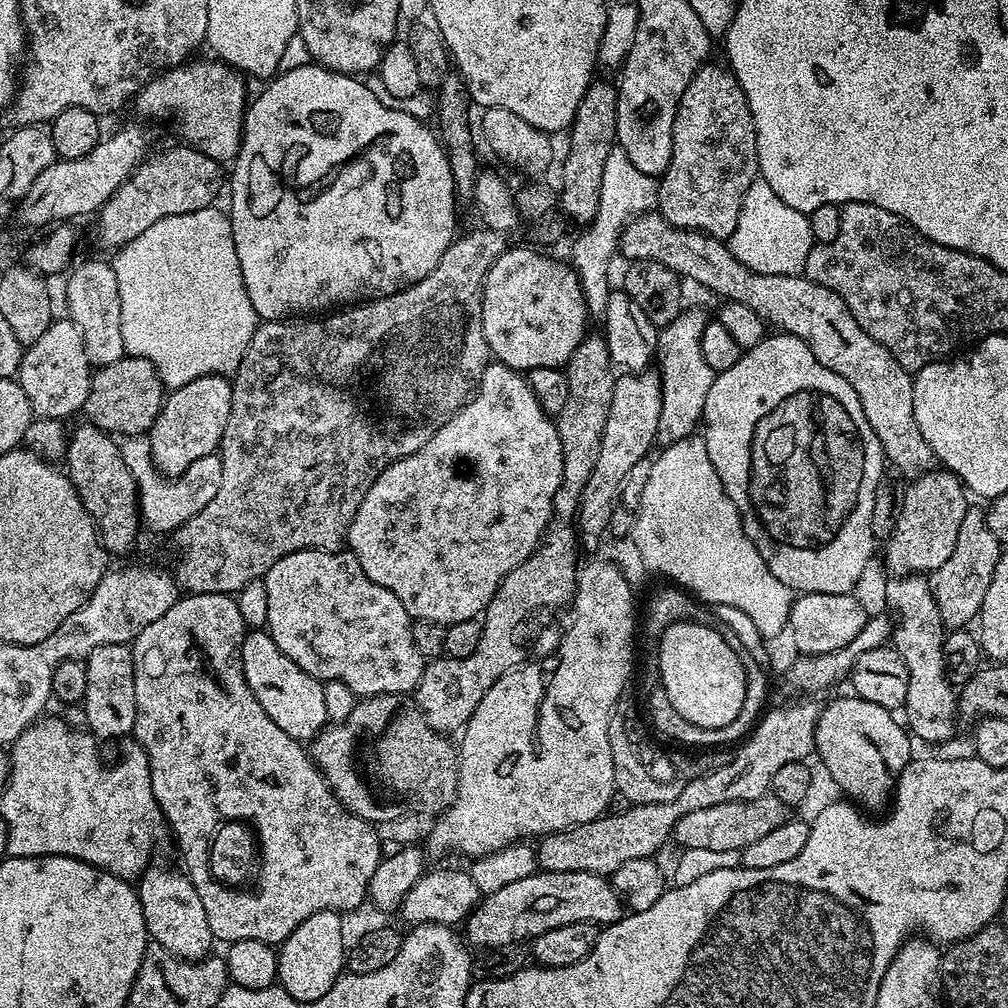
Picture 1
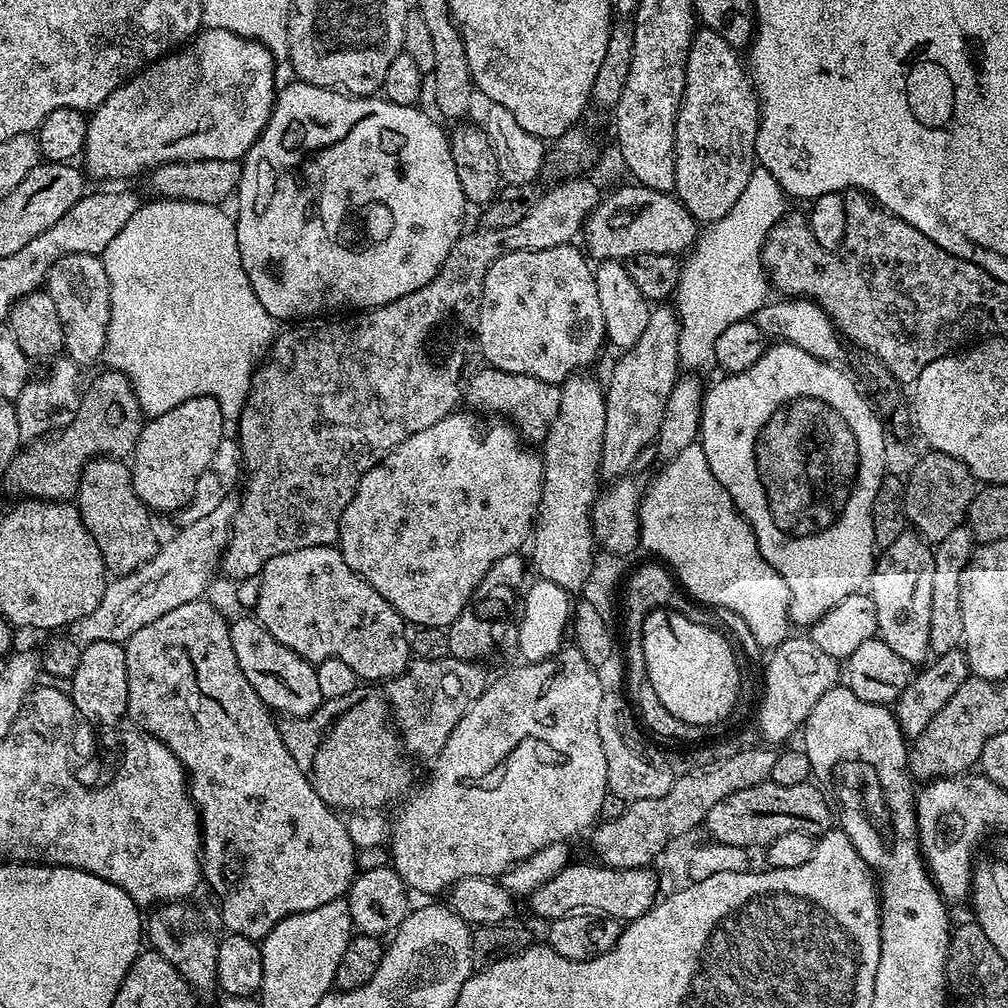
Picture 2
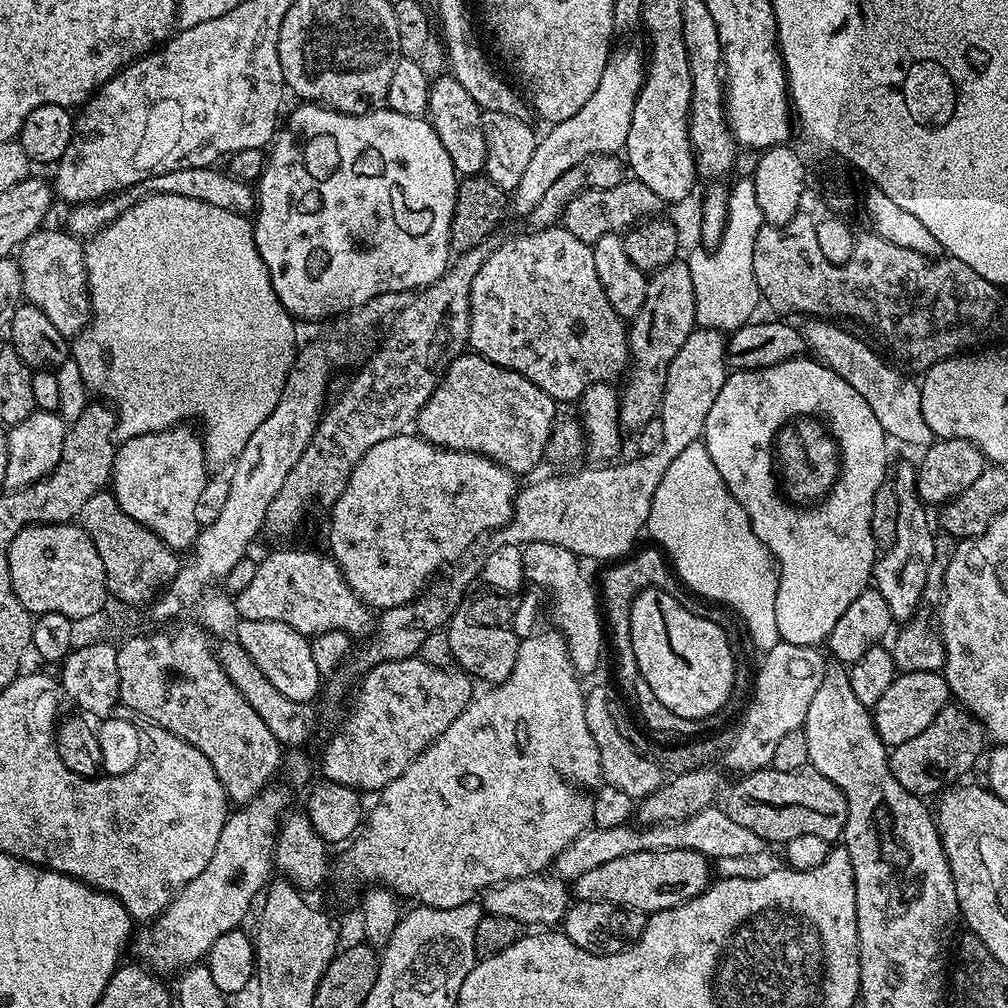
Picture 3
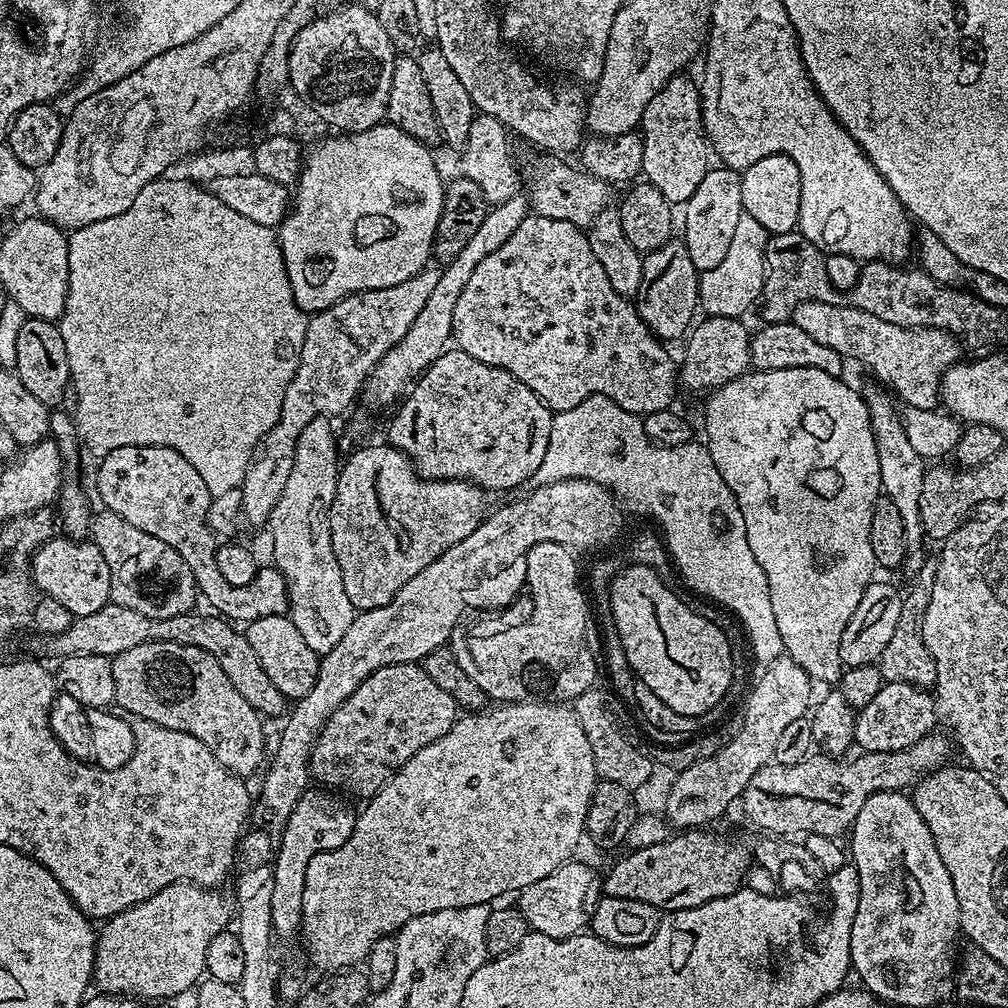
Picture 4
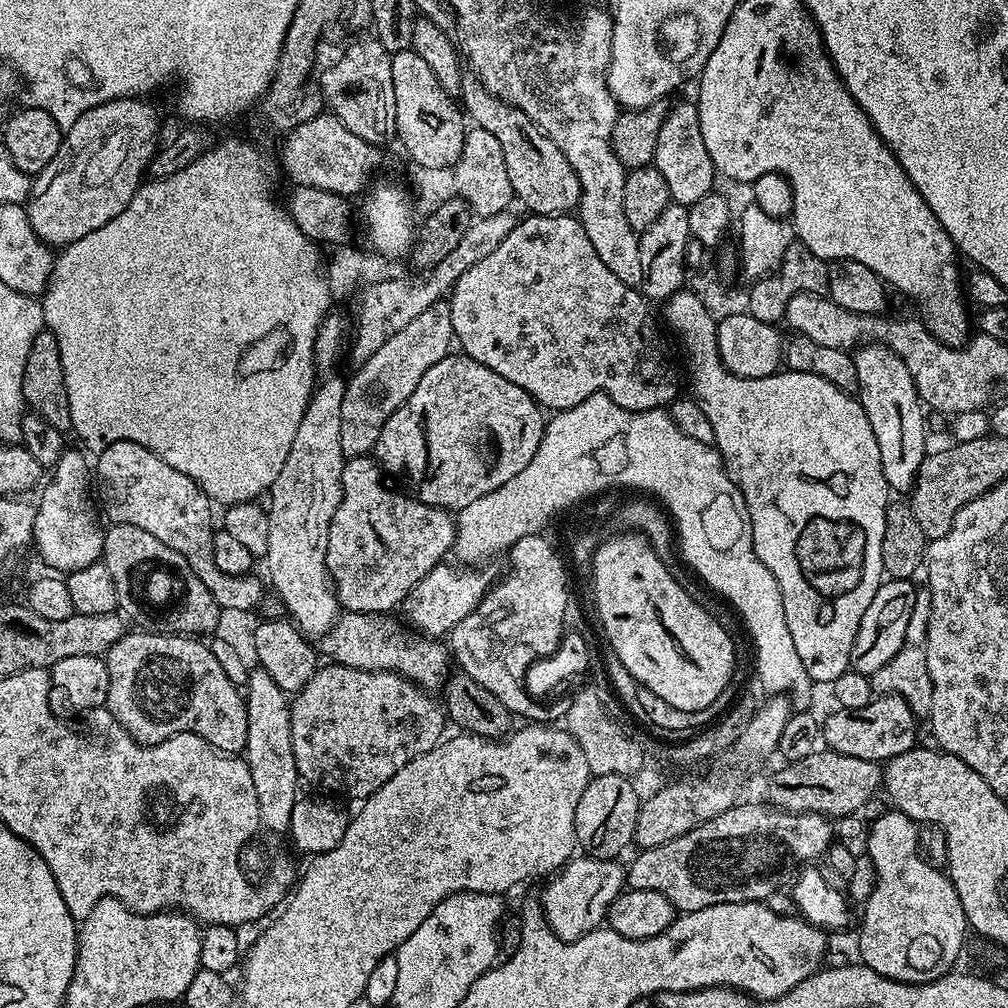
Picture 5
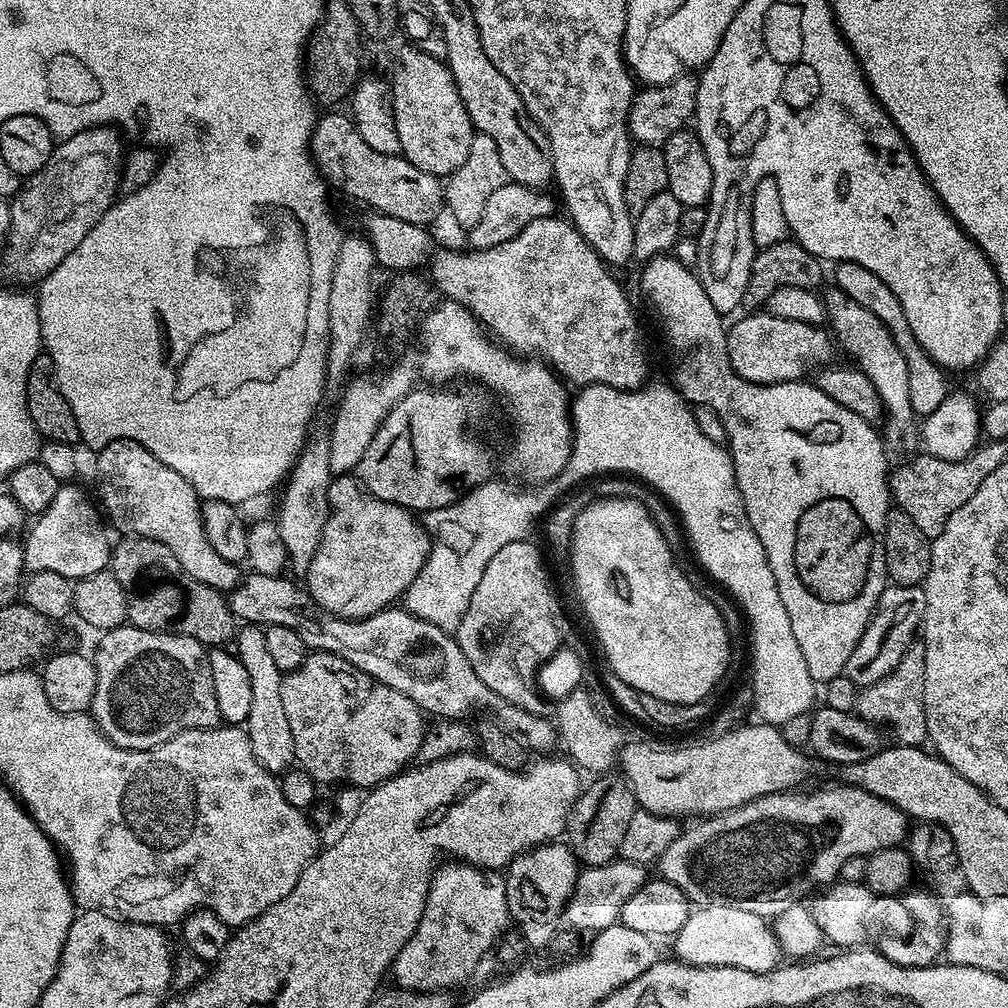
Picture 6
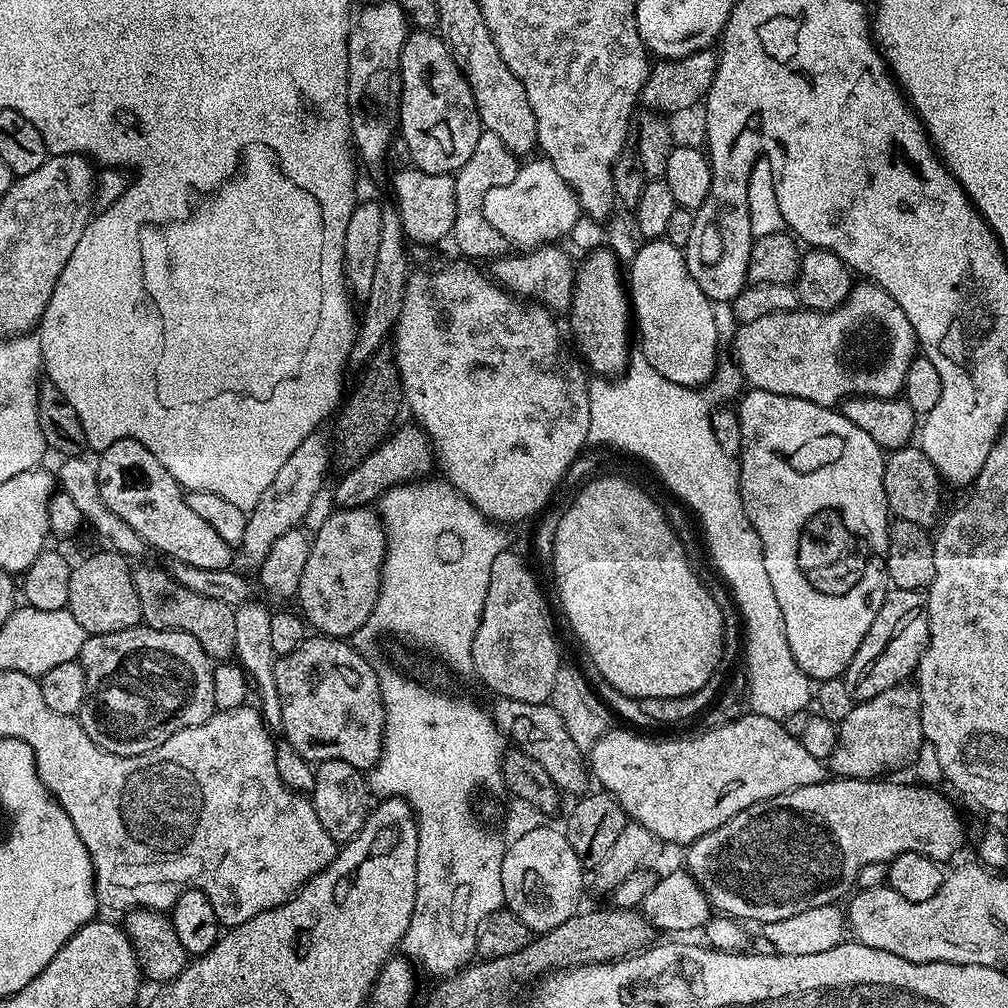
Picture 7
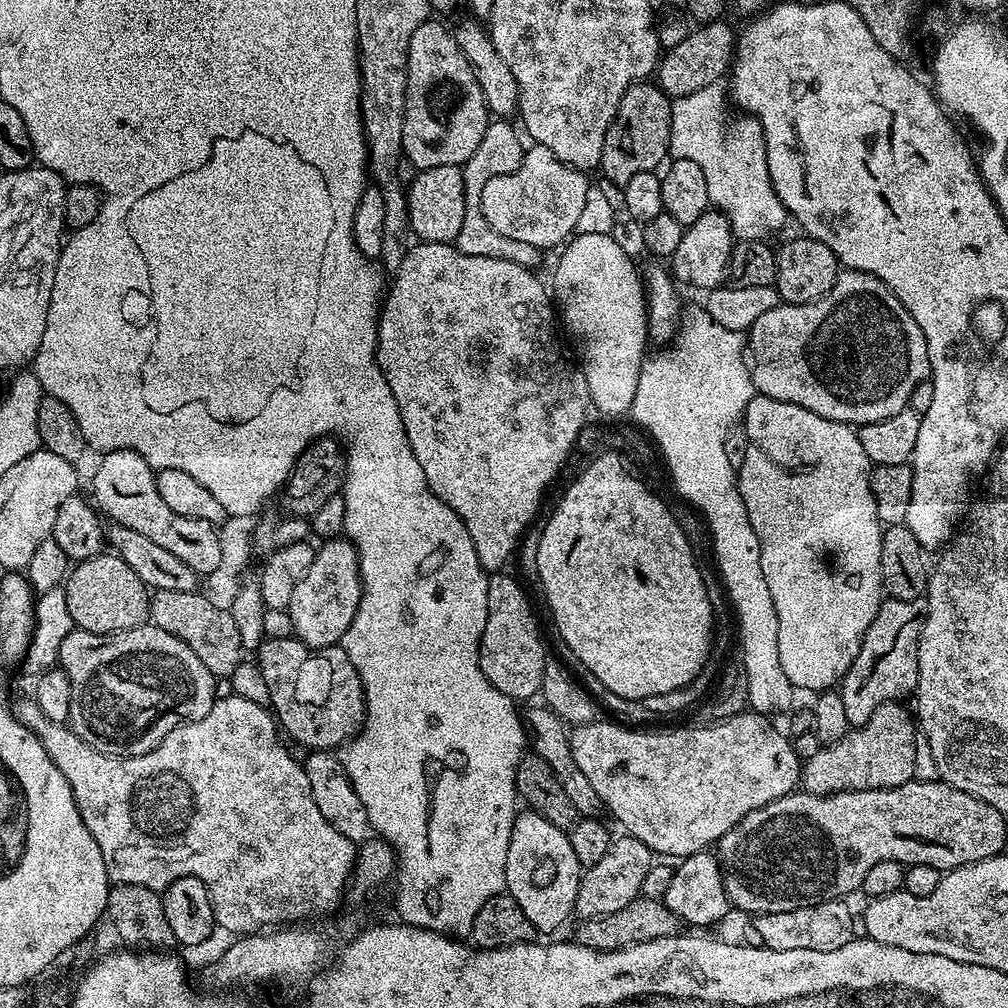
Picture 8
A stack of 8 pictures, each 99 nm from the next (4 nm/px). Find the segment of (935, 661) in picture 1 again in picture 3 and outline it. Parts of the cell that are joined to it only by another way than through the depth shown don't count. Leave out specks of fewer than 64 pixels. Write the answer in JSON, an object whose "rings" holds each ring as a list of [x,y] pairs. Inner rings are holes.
{"rings":[[[908,464],[897,468],[895,465],[890,483],[898,498],[898,534],[894,534],[894,542],[876,561],[874,587],[886,598],[893,621],[907,622],[921,611],[926,574],[930,574],[930,562],[934,562],[936,536],[933,521],[932,524],[928,521],[929,509],[916,493],[916,468]]]}

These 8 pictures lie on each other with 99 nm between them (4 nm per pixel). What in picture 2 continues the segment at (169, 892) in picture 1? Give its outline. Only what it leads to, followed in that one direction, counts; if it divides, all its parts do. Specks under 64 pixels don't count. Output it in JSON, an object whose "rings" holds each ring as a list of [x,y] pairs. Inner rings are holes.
{"rings":[[[165,902],[155,905],[147,913],[146,916],[146,940],[158,954],[162,954],[162,958],[166,958],[166,962],[170,962],[170,966],[174,966],[178,970],[178,974],[182,974],[182,978],[186,978],[186,982],[192,987],[193,993],[200,992],[216,992],[218,985],[216,983],[216,975],[218,974],[218,940],[212,937],[210,933],[204,929],[204,924],[200,921],[200,916],[191,908],[188,902]]]}

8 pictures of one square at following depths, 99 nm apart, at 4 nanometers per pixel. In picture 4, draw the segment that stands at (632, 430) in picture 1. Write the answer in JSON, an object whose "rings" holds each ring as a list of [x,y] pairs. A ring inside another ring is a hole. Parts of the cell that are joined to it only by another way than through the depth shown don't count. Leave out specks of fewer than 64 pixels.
{"rings":[[[673,238],[668,240],[658,250],[647,253],[644,256],[644,265],[642,266],[642,286],[638,293],[638,299],[635,301],[636,309],[640,312],[642,322],[655,334],[657,340],[669,342],[685,335],[693,327],[697,319],[696,308],[701,307],[700,303],[700,272],[696,268],[697,257],[692,255],[683,239]]]}

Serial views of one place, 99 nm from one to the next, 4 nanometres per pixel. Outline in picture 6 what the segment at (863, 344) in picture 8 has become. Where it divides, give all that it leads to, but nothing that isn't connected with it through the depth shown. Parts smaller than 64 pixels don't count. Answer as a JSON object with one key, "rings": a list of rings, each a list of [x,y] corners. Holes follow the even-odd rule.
{"rings":[[[756,310],[744,315],[748,316],[727,329],[728,353],[736,373],[750,382],[781,384],[804,380],[807,372],[815,373],[833,359],[834,340],[827,331],[823,332],[823,327],[806,322],[790,322],[786,318],[772,316],[767,310]]]}

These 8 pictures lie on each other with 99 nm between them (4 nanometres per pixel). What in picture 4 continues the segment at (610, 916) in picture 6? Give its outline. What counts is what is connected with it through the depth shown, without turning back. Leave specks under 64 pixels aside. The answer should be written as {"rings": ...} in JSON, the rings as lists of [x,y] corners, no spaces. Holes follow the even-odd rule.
{"rings":[[[569,862],[558,866],[554,874],[546,874],[534,886],[526,886],[518,893],[518,907],[526,918],[529,929],[541,932],[550,938],[565,940],[581,935],[589,927],[596,903],[602,895],[602,876],[588,864]]]}

